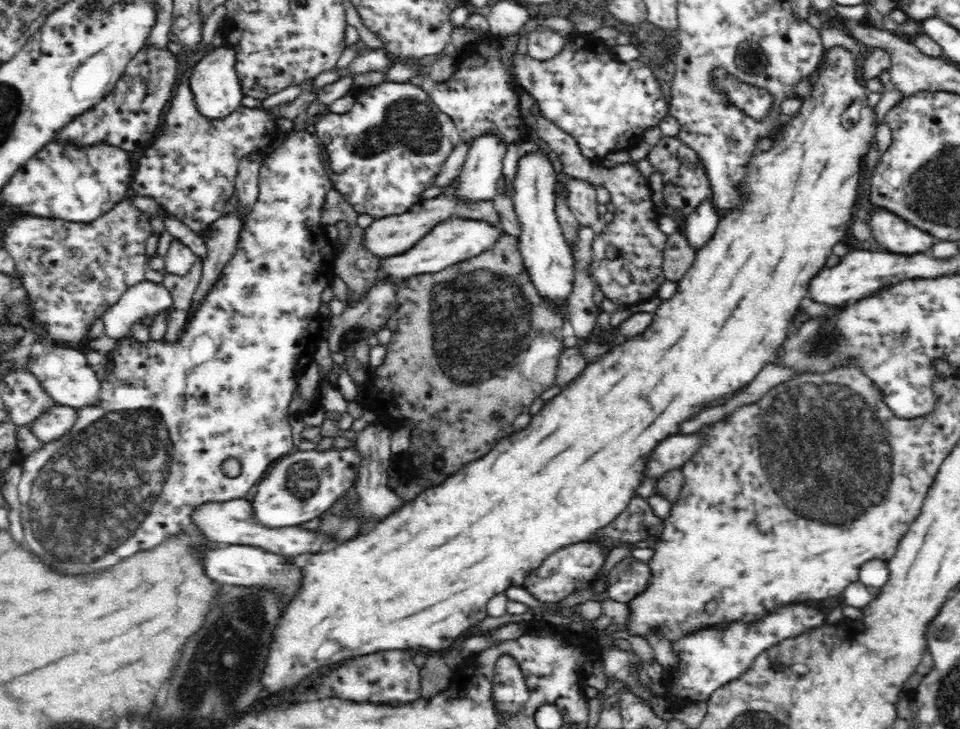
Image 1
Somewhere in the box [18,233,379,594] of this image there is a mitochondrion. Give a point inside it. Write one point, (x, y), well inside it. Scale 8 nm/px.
(101, 485)

